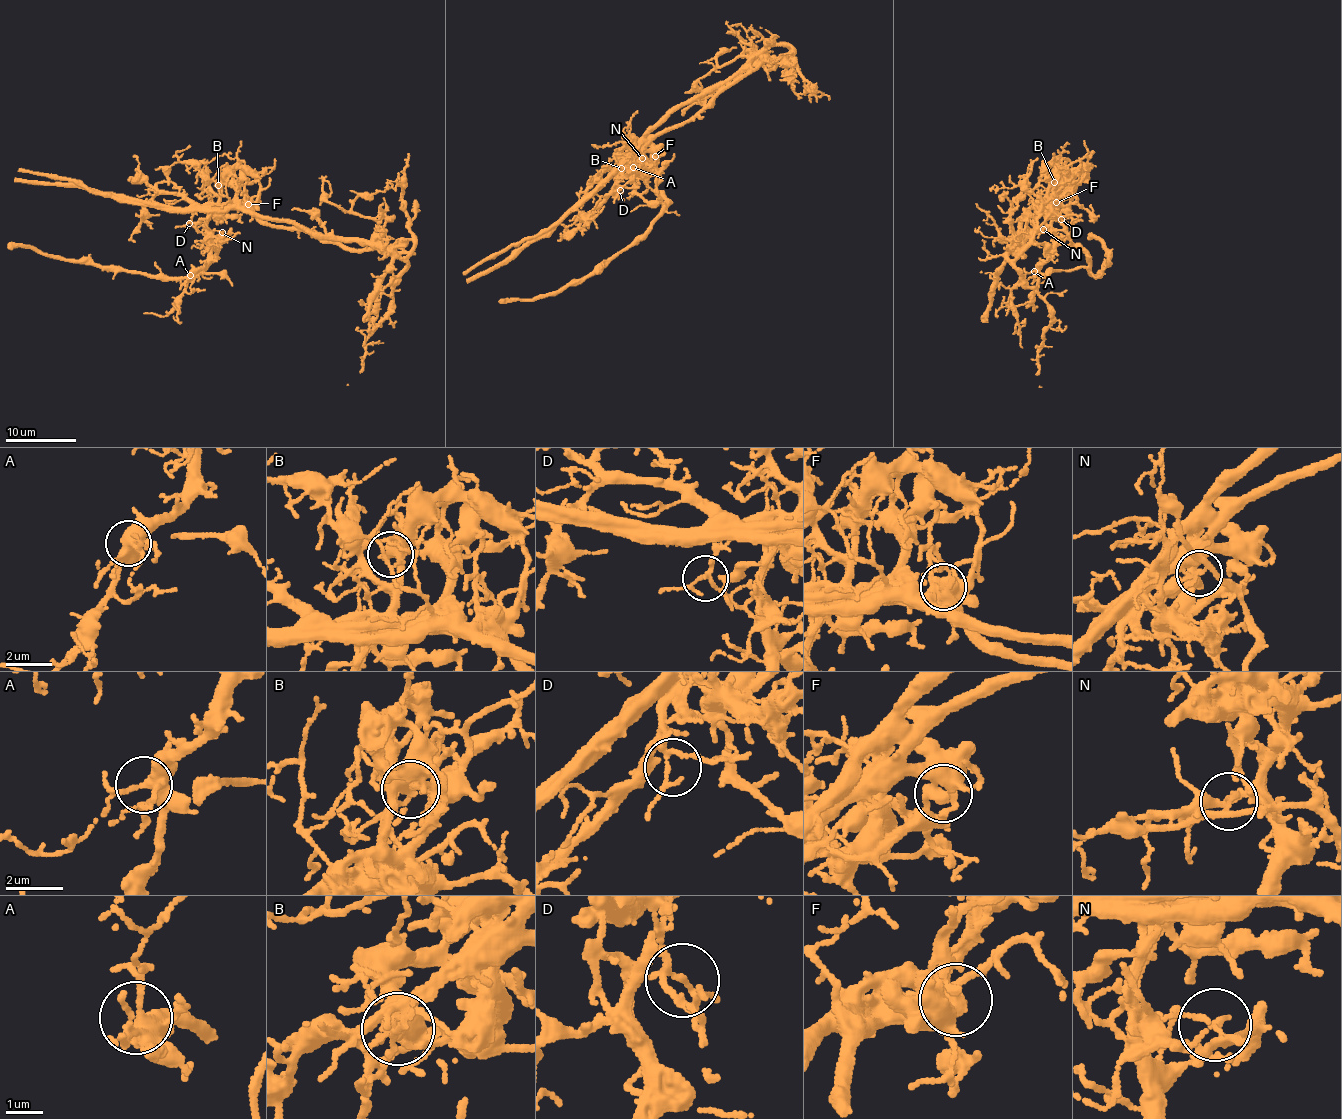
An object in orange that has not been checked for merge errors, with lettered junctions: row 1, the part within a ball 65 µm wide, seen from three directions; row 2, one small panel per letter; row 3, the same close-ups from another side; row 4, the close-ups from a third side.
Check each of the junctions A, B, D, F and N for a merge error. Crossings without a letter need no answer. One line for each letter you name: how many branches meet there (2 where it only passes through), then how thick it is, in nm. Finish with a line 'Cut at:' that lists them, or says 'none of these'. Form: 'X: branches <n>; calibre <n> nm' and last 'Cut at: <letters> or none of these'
B: branches 4; calibre 400 nm
N: branches 4; calibre 150 nm
Cut at: B, N

